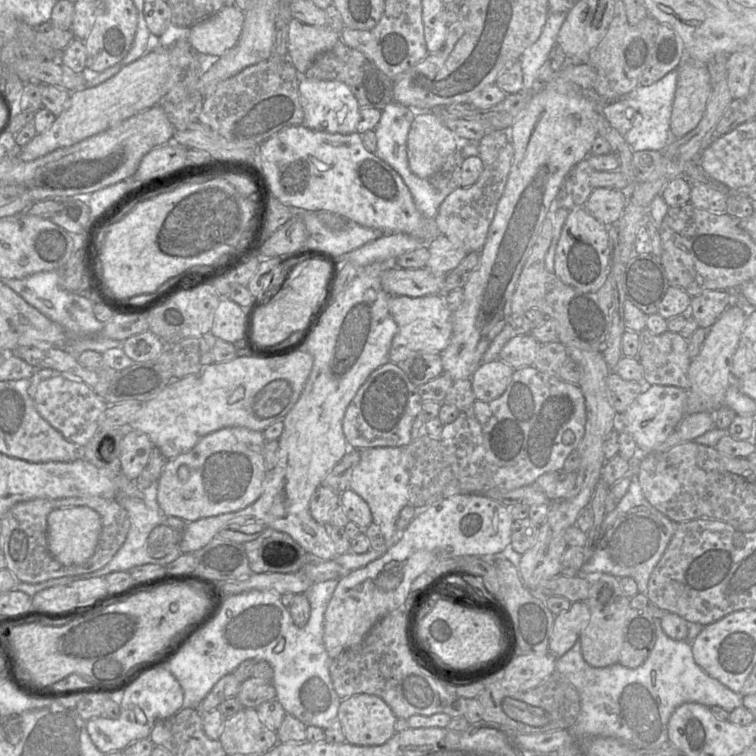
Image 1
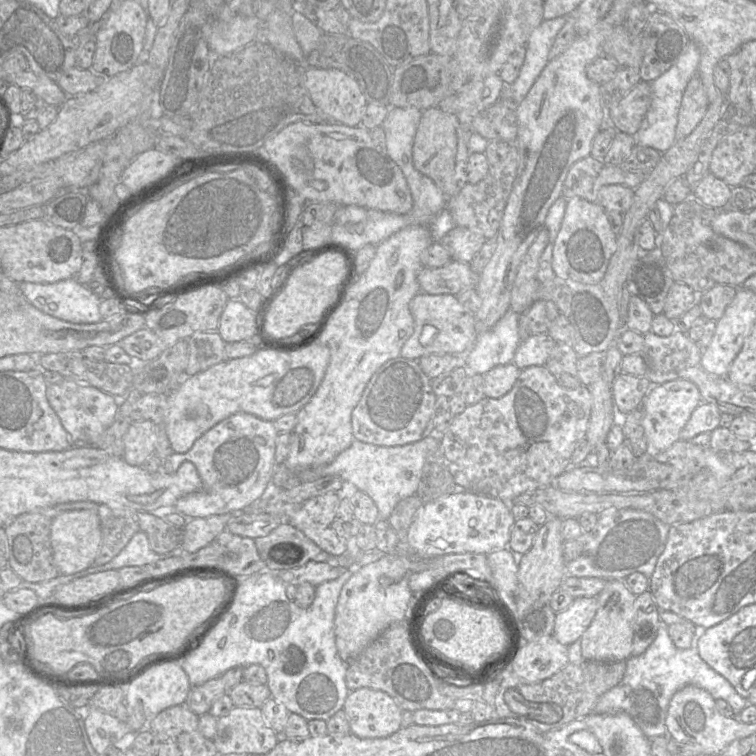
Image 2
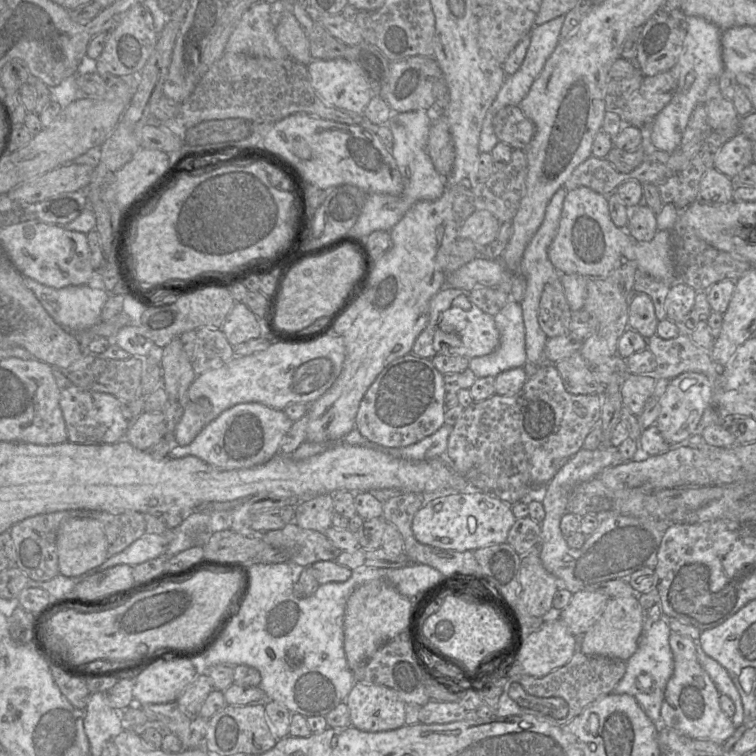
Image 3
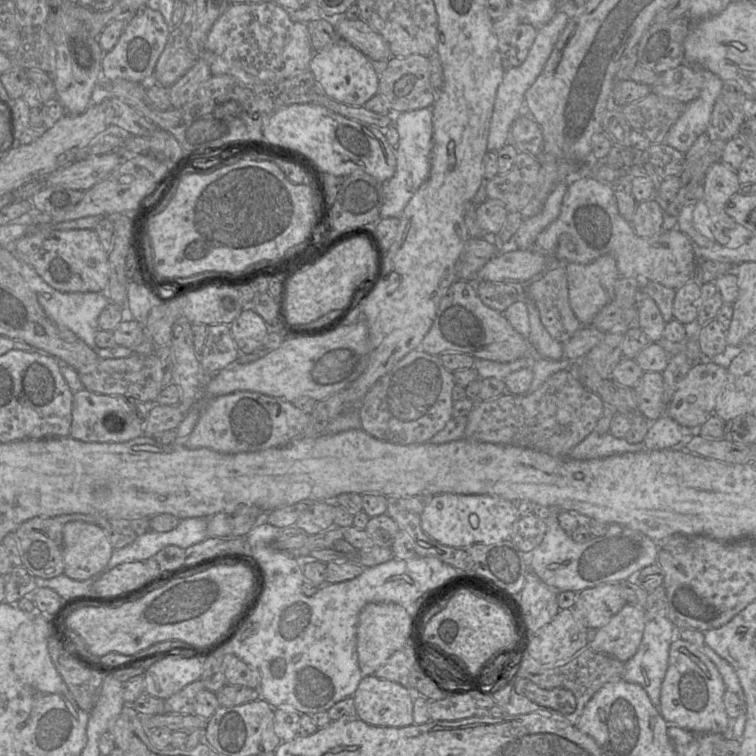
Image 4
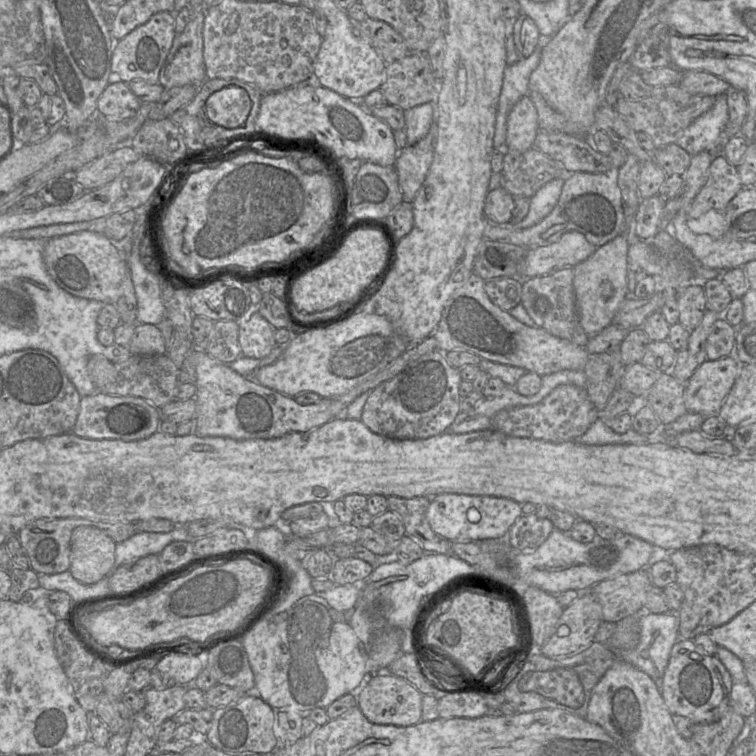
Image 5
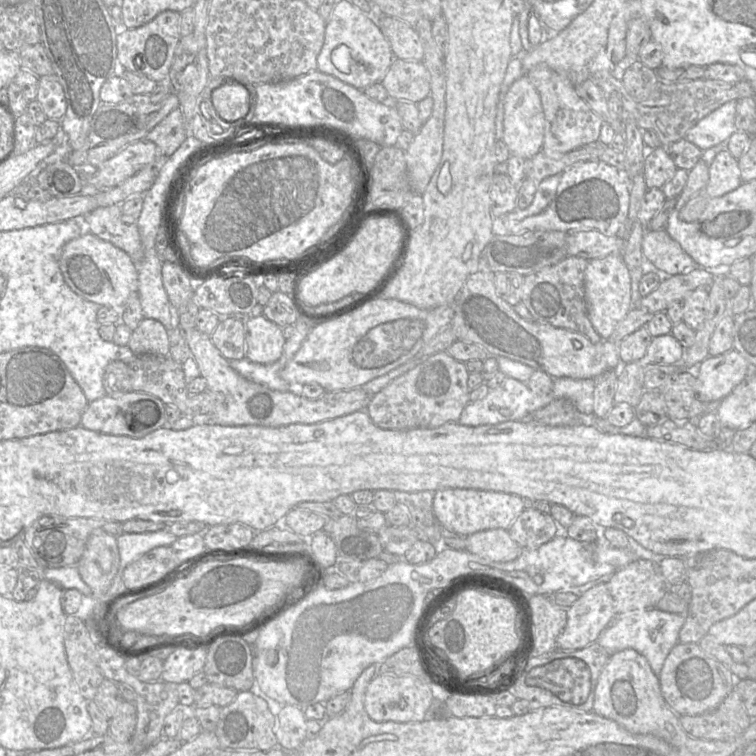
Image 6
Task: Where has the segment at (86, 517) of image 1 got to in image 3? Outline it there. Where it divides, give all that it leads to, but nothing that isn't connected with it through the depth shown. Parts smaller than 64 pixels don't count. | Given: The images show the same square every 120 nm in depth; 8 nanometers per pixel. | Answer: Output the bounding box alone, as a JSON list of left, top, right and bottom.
[57,518,107,577]

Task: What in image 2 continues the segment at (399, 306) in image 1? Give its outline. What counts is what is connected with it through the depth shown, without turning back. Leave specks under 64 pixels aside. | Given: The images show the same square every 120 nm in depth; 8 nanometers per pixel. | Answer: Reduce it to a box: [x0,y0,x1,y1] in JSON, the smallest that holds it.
[400,292,477,359]

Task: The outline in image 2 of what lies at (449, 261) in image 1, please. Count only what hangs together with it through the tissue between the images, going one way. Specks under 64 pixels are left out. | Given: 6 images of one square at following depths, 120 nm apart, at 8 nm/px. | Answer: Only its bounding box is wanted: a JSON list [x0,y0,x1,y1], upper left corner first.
[438,226,485,263]

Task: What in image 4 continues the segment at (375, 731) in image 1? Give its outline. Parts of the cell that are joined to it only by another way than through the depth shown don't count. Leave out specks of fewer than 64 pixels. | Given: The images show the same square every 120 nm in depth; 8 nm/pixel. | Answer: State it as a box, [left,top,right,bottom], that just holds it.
[352,675,414,727]

